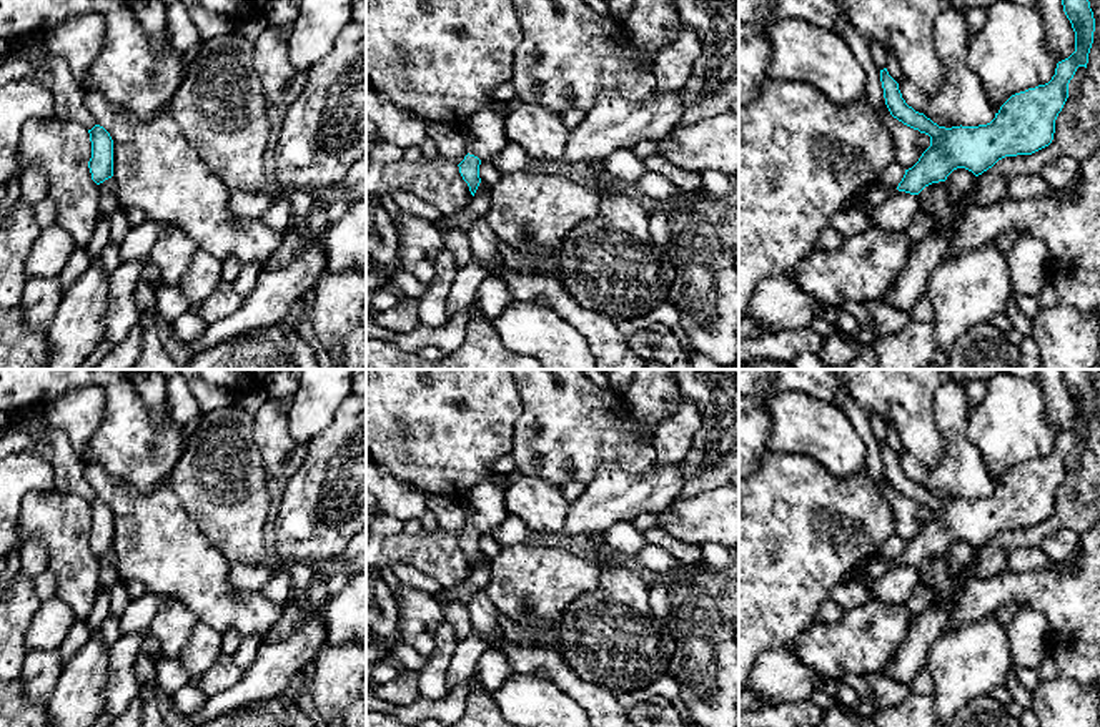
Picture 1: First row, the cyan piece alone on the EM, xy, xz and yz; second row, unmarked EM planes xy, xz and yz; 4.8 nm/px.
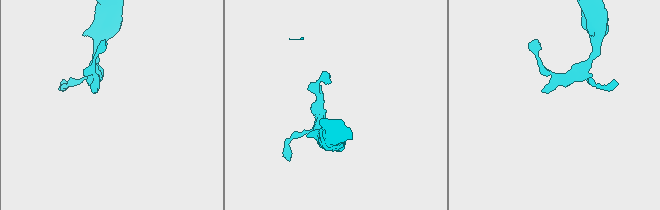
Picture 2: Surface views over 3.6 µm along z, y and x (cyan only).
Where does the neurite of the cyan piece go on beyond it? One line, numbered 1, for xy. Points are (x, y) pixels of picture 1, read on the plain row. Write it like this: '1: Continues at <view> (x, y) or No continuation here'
1: No continuation here

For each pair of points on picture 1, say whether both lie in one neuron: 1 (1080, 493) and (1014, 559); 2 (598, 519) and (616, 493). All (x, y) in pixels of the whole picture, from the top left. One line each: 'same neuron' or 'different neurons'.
1: different neurons
2: same neuron

